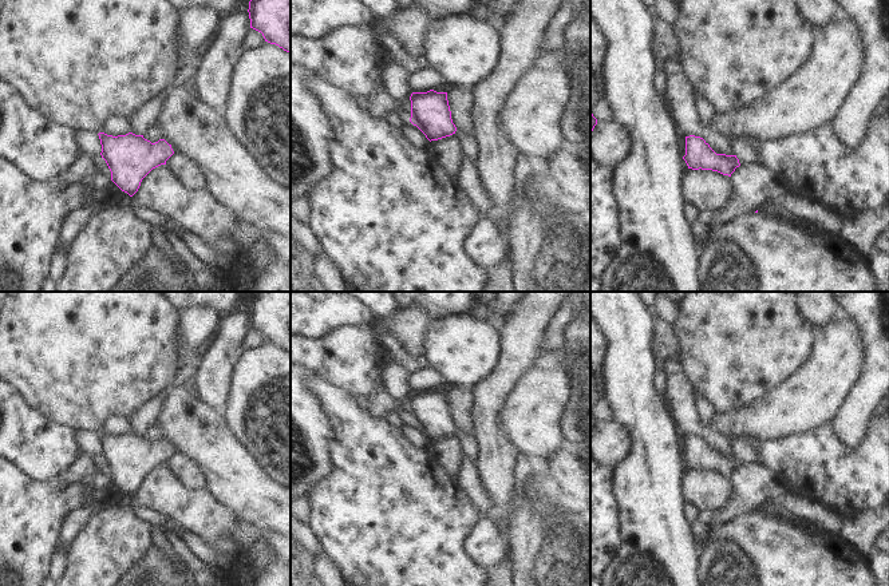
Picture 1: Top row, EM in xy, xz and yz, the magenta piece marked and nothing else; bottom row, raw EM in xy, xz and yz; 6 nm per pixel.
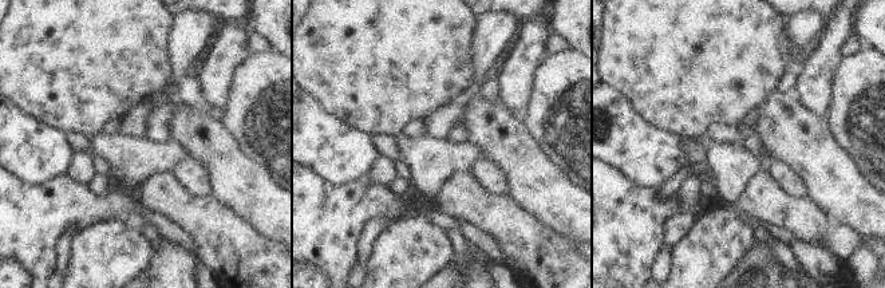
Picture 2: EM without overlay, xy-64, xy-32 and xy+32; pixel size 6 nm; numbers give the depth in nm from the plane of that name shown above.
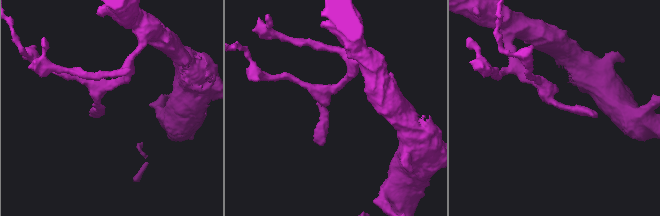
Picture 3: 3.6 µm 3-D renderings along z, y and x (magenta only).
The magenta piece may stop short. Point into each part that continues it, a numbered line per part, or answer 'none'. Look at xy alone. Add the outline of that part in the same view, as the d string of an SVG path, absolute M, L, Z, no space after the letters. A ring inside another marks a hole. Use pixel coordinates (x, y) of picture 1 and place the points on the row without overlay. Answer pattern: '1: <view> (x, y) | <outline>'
none

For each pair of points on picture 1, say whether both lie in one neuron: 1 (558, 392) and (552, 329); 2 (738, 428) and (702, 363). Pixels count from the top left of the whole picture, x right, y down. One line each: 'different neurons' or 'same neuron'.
1: different neurons
2: different neurons

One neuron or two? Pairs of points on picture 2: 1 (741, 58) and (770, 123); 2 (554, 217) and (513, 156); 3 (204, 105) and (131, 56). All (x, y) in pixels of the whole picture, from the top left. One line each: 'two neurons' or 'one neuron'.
1: two neurons
2: one neuron
3: two neurons

